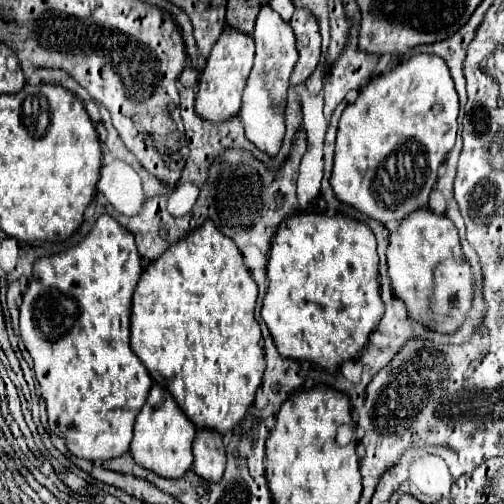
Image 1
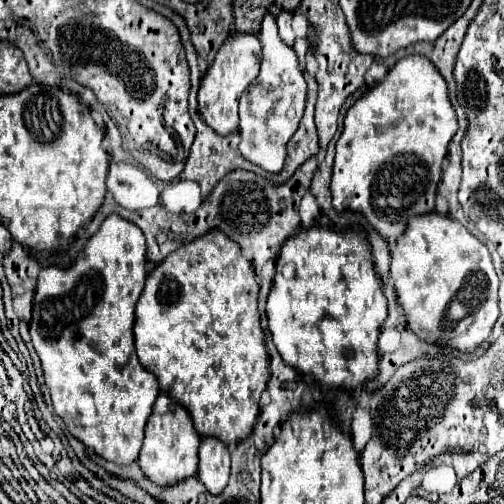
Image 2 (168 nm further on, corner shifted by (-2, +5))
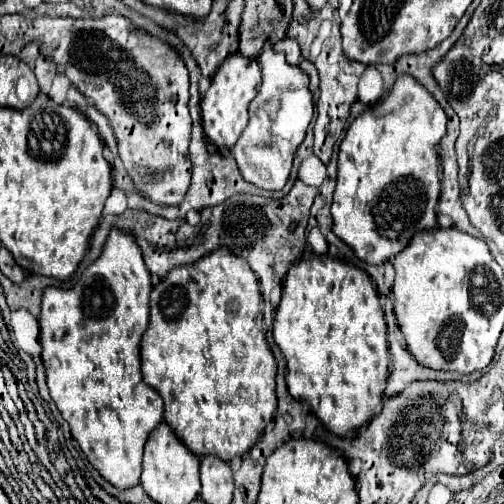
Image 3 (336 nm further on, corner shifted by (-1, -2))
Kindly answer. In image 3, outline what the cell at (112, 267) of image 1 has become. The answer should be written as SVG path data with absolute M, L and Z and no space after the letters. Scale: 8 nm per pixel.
M113 226L109 230L109 236L103 244L103 250L99 254L99 258L95 262L91 262L85 272L81 274L79 282L73 286L73 288L55 288L55 286L49 286L45 288L43 292L43 302L41 302L41 316L39 316L39 344L41 344L41 360L43 360L43 366L45 366L45 372L47 372L47 386L51 390L51 398L57 406L57 410L61 412L61 416L69 422L71 426L71 434L73 438L79 442L83 454L87 456L87 460L93 464L93 468L107 480L111 482L113 486L117 488L131 488L131 486L137 486L139 484L139 476L141 476L141 456L143 456L143 444L149 436L149 432L163 420L163 400L159 396L159 392L155 388L149 388L143 378L141 378L141 370L139 370L139 340L141 340L141 334L145 332L147 328L147 322L149 322L149 292L151 292L151 274L143 262L143 252L137 244L137 240L133 240L133 232L131 230L123 230L123 228L117 228Z

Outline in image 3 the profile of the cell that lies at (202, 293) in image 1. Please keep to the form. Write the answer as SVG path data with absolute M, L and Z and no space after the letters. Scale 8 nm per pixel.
M217 248L193 264L175 266L151 290L151 316L141 336L139 354L145 384L155 388L163 398L165 422L197 456L213 454L225 462L233 456L243 456L255 446L265 424L275 414L277 364L263 332L257 276L229 248Z

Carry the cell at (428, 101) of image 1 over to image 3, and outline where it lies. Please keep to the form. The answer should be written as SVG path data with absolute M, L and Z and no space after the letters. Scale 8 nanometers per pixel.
M401 74L395 82L395 86L391 88L391 92L381 100L377 102L375 106L371 106L369 110L365 110L363 114L359 114L355 118L355 122L349 126L341 146L339 146L339 160L337 160L337 186L335 186L335 194L333 194L333 204L331 204L331 216L333 216L333 232L337 238L341 238L347 246L351 246L357 254L357 258L369 262L369 264L383 264L387 262L389 258L397 256L411 240L411 236L415 232L421 232L421 230L433 230L435 228L435 220L437 220L437 212L435 212L435 206L437 206L437 200L439 200L439 152L437 152L437 146L441 142L441 138L447 134L447 116L443 112L443 108L437 104L437 100L431 96L431 92L421 84L417 82L413 76L409 74Z

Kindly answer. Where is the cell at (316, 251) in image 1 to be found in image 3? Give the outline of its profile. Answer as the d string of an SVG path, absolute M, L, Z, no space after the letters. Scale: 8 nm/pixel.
M331 256L297 260L283 282L283 296L273 318L273 338L287 362L287 388L295 400L311 406L327 430L347 436L369 422L381 410L387 368L387 326L379 304L379 294L367 272Z

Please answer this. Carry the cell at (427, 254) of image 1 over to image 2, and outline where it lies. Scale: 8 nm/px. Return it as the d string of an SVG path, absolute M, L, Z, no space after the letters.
M428 213L422 217L412 217L406 233L396 241L390 273L394 279L398 305L406 313L408 329L412 329L418 335L418 339L426 343L452 347L462 353L474 353L478 345L482 345L488 339L494 323L500 317L500 279L494 271L488 247L482 241L478 241L462 223L450 219L448 215Z

